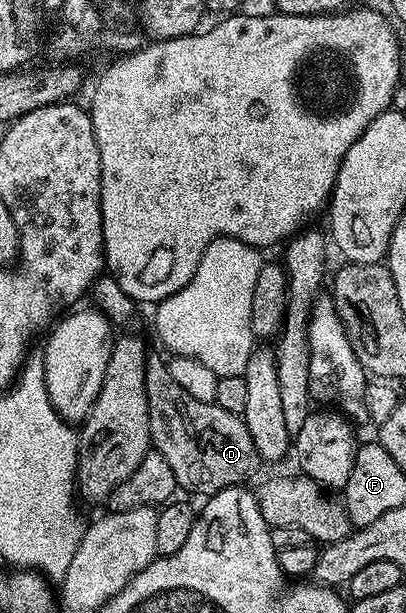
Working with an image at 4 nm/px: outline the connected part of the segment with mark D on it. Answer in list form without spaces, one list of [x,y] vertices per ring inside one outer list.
[[[156,351],[149,352],[148,362],[146,363],[146,407],[148,408],[148,414],[150,415],[150,435],[152,436],[152,445],[154,446],[155,452],[160,453],[162,455],[162,459],[166,459],[166,463],[170,463],[170,471],[174,471],[174,479],[181,490],[189,489],[192,493],[211,495],[218,491],[222,491],[231,485],[239,485],[247,482],[247,477],[255,471],[256,465],[258,466],[254,439],[250,439],[250,431],[246,427],[243,416],[239,413],[222,411],[222,407],[218,407],[215,401],[203,402],[201,400],[194,399],[189,392],[184,391],[182,387],[180,387],[178,383],[171,378],[171,373],[168,370],[165,358],[160,358],[159,355],[156,354]]]

